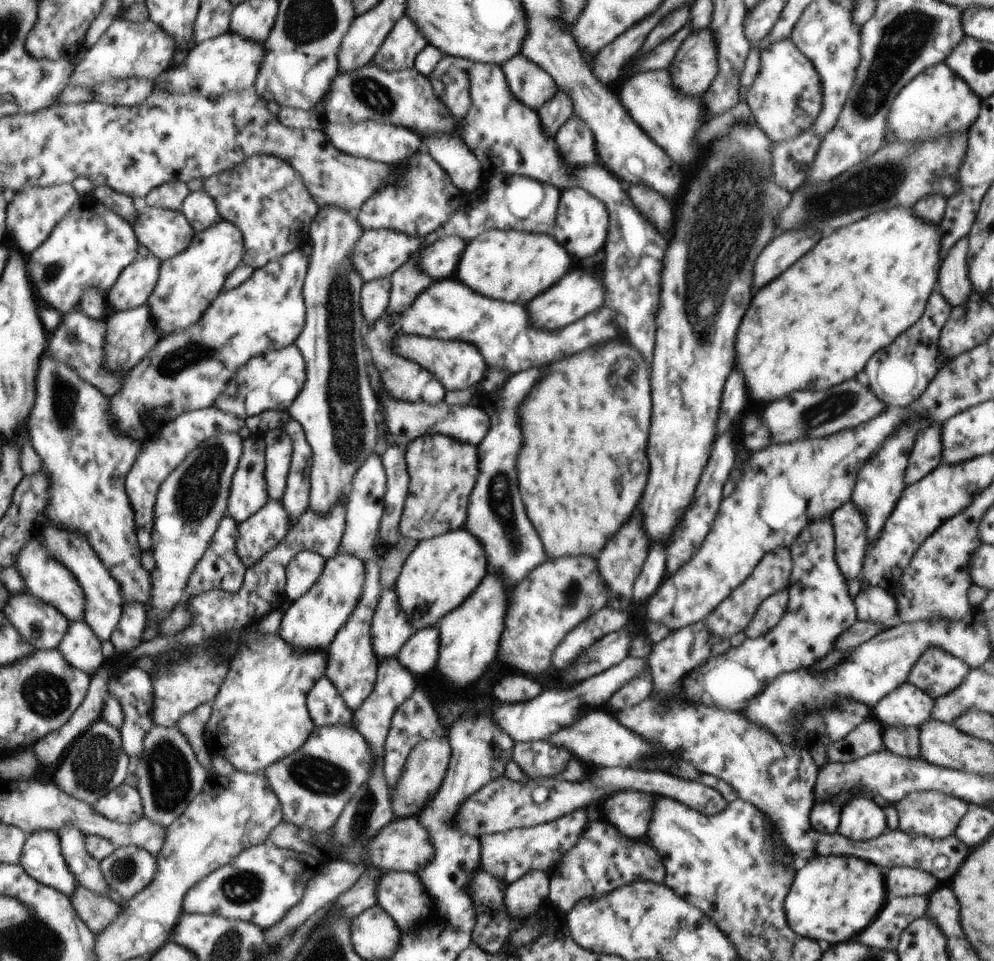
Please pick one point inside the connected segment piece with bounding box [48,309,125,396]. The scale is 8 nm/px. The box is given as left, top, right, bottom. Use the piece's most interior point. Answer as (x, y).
(78, 341)

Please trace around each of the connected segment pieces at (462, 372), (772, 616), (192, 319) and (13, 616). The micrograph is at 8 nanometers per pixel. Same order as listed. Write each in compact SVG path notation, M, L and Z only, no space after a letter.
M400 334L394 340L392 350L406 358L406 360L420 364L422 368L432 372L438 382L446 390L463 391L476 386L484 376L486 364L482 354L478 352L477 346L472 346L468 342L458 342L458 340L434 340L434 338L422 338L422 336L406 336Z
M787 589L775 592L759 604L758 610L745 628L747 638L755 639L772 630L784 616L789 601Z
M221 218L206 231L195 233L190 246L180 254L163 260L155 290L146 302L159 331L159 338L164 340L167 335L184 332L198 323L212 302L224 291L224 280L242 264L245 254L243 233L236 225Z
M30 592L11 595L2 611L35 649L56 649L70 628L70 621L59 609Z

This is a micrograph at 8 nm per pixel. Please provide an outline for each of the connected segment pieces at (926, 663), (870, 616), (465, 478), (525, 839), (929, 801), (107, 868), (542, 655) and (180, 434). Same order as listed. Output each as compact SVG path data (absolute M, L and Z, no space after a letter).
M929 648L914 664L907 681L937 699L958 688L970 669L963 660L946 651Z
M868 585L859 590L853 601L860 621L874 621L883 628L890 628L899 622L896 599L883 588Z
M426 435L413 440L404 457L410 482L399 522L401 536L421 541L464 527L469 496L479 473L476 446L444 435Z
M584 810L572 812L560 820L542 823L520 830L508 830L504 834L490 834L480 838L482 850L481 868L506 886L520 880L525 874L532 871L542 871L548 874L552 865L558 864L586 830L588 818Z
M916 791L906 795L894 807L899 814L899 826L902 830L931 839L943 839L955 834L969 806L968 801L940 791Z
M134 845L117 848L99 863L107 885L122 896L122 902L150 886L158 870L158 858Z
M566 556L554 558L534 568L514 590L512 604L506 614L506 628L500 640L500 656L508 660L508 666L528 676L540 676L550 668L550 658L556 645L578 624L604 608L611 597L603 576L598 572L596 560L590 556Z
M208 407L180 415L178 419L164 424L158 434L144 442L144 452L140 452L140 460L136 460L136 468L132 468L132 476L128 476L128 492L132 492L132 504L136 504L136 524L140 524L140 544L144 544L144 552L152 552L155 503L162 484L200 443L221 433L238 433L243 426L246 426L245 419Z

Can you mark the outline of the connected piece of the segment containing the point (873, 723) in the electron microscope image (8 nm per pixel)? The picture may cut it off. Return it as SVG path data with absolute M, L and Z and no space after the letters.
M876 718L864 719L843 739L828 746L828 760L846 764L881 751L884 748L884 729Z

